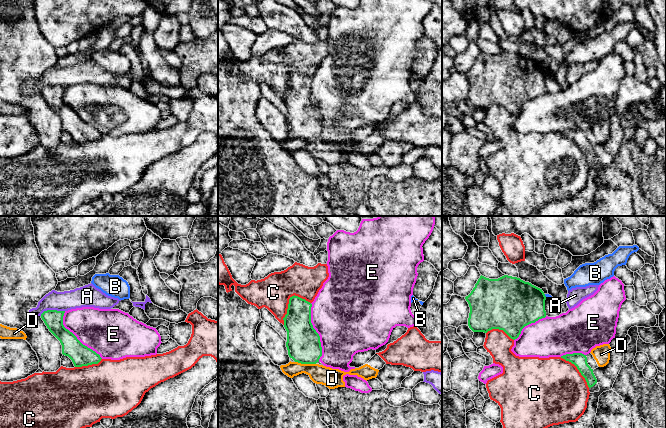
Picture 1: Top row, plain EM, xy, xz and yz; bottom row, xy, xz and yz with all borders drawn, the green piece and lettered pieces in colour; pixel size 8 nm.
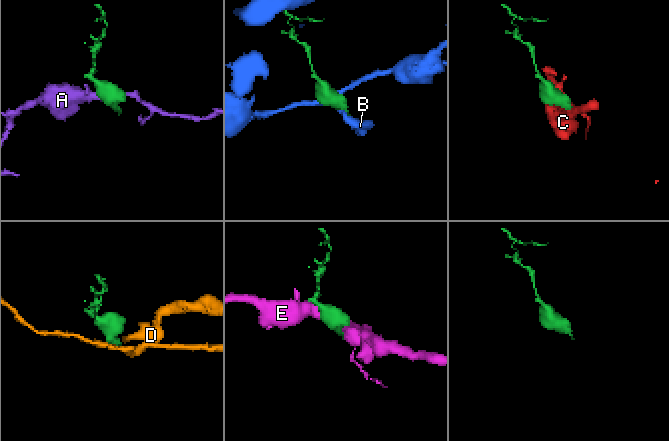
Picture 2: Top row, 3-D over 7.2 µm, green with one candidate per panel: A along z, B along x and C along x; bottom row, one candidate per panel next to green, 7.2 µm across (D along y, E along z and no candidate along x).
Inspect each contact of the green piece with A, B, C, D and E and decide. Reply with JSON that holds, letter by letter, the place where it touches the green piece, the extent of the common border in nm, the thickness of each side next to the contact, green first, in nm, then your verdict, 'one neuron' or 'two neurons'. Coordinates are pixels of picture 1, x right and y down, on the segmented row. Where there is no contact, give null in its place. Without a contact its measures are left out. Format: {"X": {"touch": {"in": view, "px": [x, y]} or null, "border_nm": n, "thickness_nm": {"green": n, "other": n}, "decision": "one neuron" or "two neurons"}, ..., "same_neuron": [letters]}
{"A": {"touch": {"in": "xy", "px": [52, 310]}, "border_nm": 200, "thickness_nm": {"green": 160, "other": 160}, "decision": "two neurons"}, "B": {"touch": {"in": "yz", "px": [544, 295]}, "border_nm": 30, "thickness_nm": {"green": 400, "other": 30}, "decision": "two neurons"}, "C": {"touch": {"in": "xz", "px": [289, 301]}, "border_nm": 280, "thickness_nm": {"green": 220, "other": 280}, "decision": "two neurons"}, "D": {"touch": {"in": "xz", "px": [305, 363]}, "border_nm": 170, "thickness_nm": {"green": 280, "other": 160}, "decision": "two neurons"}, "E": {"touch": {"in": "xz", "px": [316, 332]}, "border_nm": 480, "thickness_nm": {"green": 280, "other": 480}, "decision": "two neurons"}, "same_neuron": []}

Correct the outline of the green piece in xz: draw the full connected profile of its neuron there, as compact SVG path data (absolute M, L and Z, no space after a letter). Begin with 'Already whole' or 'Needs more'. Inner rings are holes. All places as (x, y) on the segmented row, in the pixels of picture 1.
Already whole. M294 295L283 318L288 355L301 364L316 364L322 356L320 336L311 323L311 307L310 302Z

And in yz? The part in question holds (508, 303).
Already whole. M481 275L465 299L470 307L468 326L473 332L499 329L515 340L525 326L546 317L542 289L517 277L489 279Z

